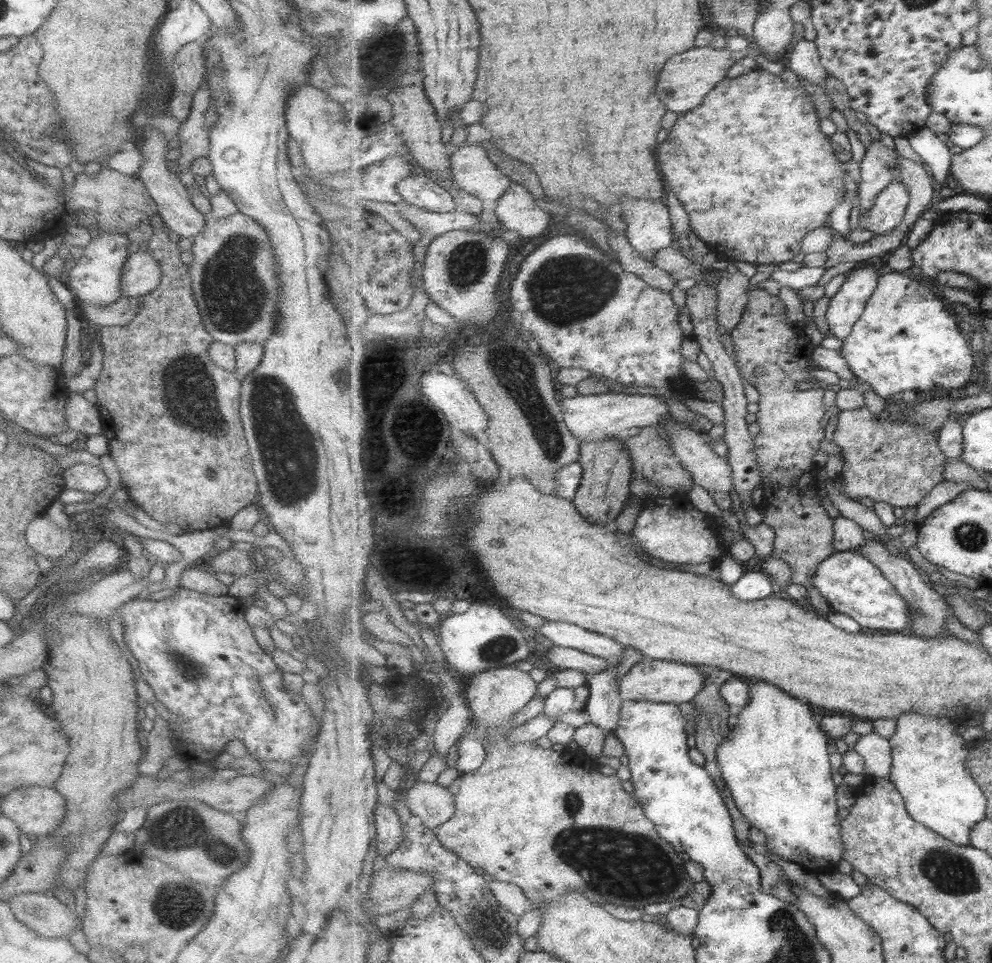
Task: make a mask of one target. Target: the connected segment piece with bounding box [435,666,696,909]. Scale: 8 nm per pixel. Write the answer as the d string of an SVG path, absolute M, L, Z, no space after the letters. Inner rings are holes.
M515 666L489 670L473 676L469 682L463 683L465 694L468 697L468 706L474 714L474 722L481 722L481 724L485 724L491 729L487 731L487 738L484 740L487 754L483 767L470 774L459 773L456 780L448 787L449 792L452 792L455 797L456 811L451 820L435 829L439 840L443 843L443 846L452 850L459 858L463 858L471 866L482 868L490 879L494 878L501 882L511 882L520 886L527 898L530 898L535 905L543 906L543 904L557 902L559 898L563 898L569 892L586 894L593 903L604 906L631 906L645 909L645 906L649 906L649 904L661 904L661 902L680 903L693 889L696 882L689 876L686 870L686 862L679 858L673 843L665 840L660 835L655 823L645 814L644 806L641 805L636 795L623 790L623 781L615 775L602 776L595 759L586 755L579 755L573 750L559 752L552 749L543 749L535 743L513 743L507 739L509 732L512 732L515 727L511 720L516 718L516 714L519 714L521 710L525 709L525 706L529 705L529 702L536 698L537 684L527 672L521 672Z

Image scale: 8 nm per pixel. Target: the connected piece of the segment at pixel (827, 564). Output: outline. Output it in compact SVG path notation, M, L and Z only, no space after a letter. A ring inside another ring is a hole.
M841 551L829 556L820 563L812 579L832 610L849 615L862 631L902 634L911 631L913 610L909 608L909 602L881 569L859 551Z

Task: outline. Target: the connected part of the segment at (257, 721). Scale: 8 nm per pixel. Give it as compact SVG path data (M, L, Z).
M181 588L161 600L149 600L149 599L130 599L121 604L115 613L112 615L115 618L123 619L123 641L130 651L133 658L137 661L137 666L141 672L142 680L151 687L151 690L155 694L155 699L161 703L173 716L177 716L179 722L175 723L175 729L171 729L171 732L175 732L177 736L177 752L175 755L181 756L183 760L187 760L189 764L192 763L208 763L212 759L215 759L220 753L223 752L223 746L229 742L230 739L240 739L246 748L247 754L251 756L255 761L264 760L268 762L280 761L282 763L289 763L293 758L303 757L307 754L309 740L316 736L319 731L318 723L313 719L311 711L305 702L303 702L300 695L295 692L289 692L285 686L283 686L283 680L281 679L282 672L277 669L273 663L270 654L266 654L258 645L257 641L252 634L252 627L245 621L246 606L241 598L229 595L209 595L203 594L194 590Z

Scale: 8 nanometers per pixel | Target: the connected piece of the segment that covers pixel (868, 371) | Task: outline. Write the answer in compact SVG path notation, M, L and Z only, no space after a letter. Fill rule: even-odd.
M893 271L890 274L880 276L879 286L877 286L876 293L870 298L865 312L862 314L860 320L856 322L853 327L853 332L849 334L844 342L845 346L839 351L847 359L851 370L853 370L858 378L868 383L873 388L874 392L885 400L889 399L890 396L897 396L901 392L905 392L905 390L913 390L914 392L923 390L927 392L943 388L945 390L961 393L969 384L969 378L971 378L971 374L973 374L973 366L975 366L976 352L973 351L971 345L969 345L969 336L959 328L959 319L949 307L948 302L944 298L939 300L939 298L933 294L930 287L919 284L919 282L916 282L913 278L909 278L909 276L899 274L899 271Z

